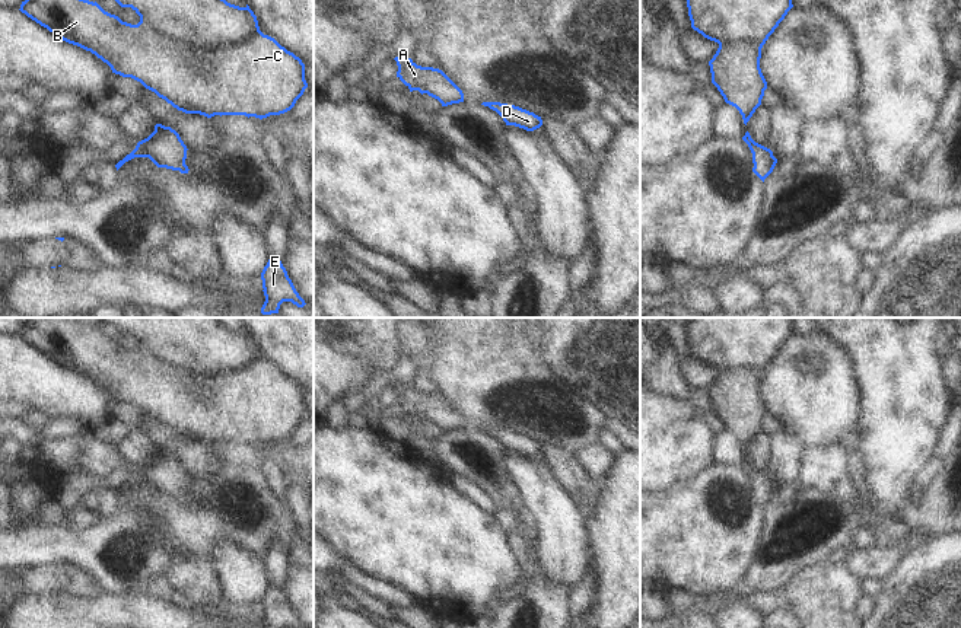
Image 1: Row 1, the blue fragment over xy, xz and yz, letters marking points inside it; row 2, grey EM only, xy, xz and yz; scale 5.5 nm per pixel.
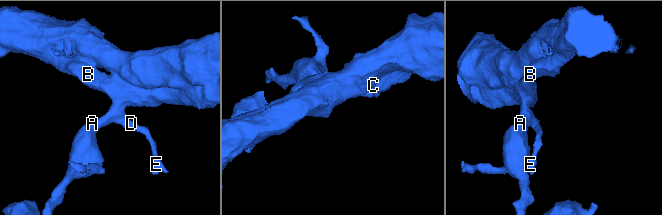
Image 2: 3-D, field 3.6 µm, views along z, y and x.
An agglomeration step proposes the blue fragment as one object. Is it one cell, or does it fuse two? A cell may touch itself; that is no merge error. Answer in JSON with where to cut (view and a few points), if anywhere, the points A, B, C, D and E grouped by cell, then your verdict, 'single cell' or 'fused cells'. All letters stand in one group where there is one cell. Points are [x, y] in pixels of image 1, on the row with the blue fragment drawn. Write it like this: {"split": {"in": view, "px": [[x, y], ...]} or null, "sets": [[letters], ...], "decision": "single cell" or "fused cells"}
{"split": null, "sets": [["A", "B", "C", "D", "E"]], "decision": "single cell"}

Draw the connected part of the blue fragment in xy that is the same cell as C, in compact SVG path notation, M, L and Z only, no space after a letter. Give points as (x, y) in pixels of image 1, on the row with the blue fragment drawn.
M25 0L19 10L60 39L95 54L112 73L140 82L185 114L262 119L290 111L308 87L302 60L260 31L248 4L239 7L226 0L115 1L131 7L140 22L122 22L89 0Z

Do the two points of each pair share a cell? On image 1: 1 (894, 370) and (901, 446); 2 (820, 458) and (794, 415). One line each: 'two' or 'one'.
1: one
2: two

